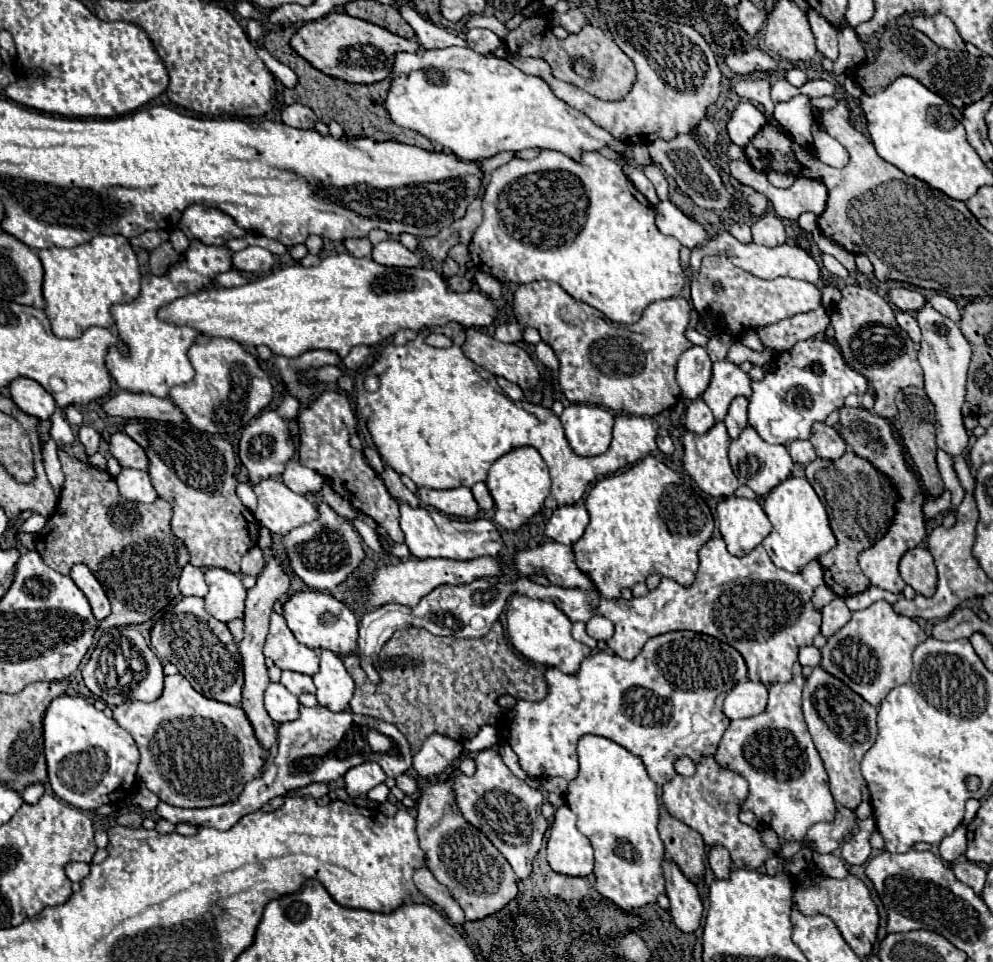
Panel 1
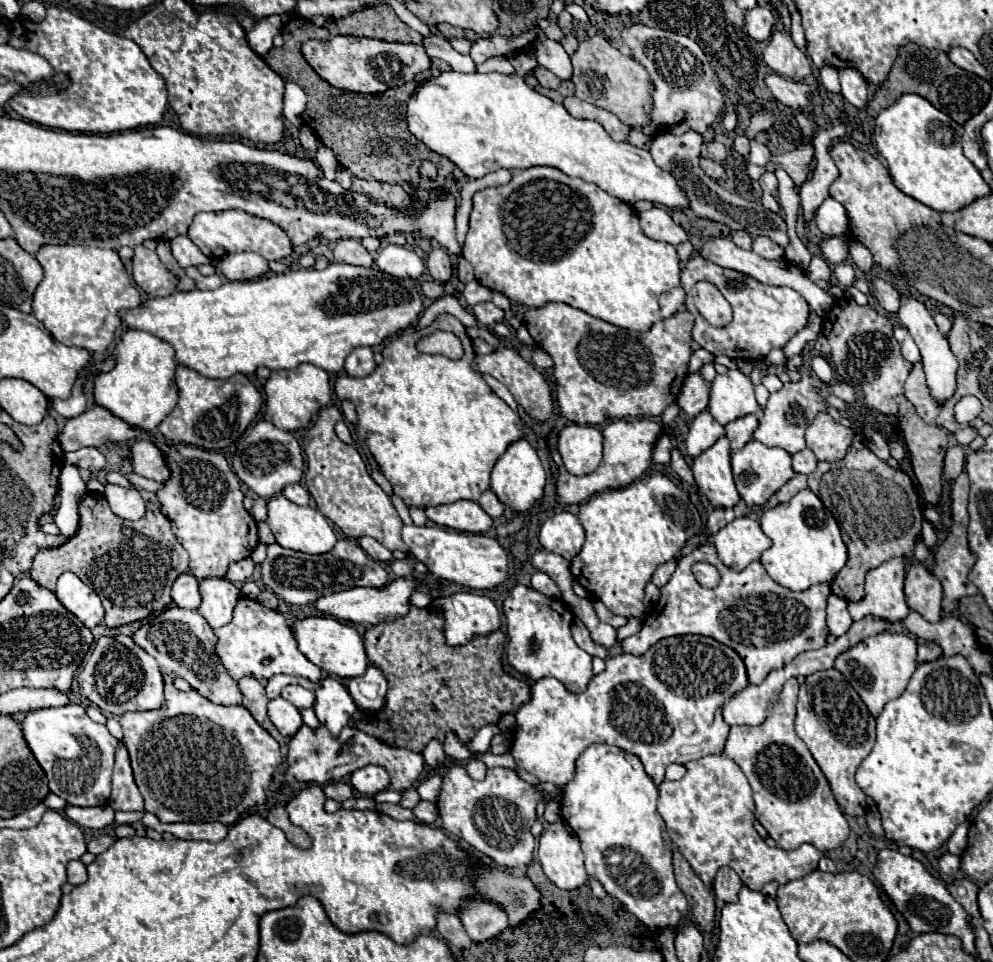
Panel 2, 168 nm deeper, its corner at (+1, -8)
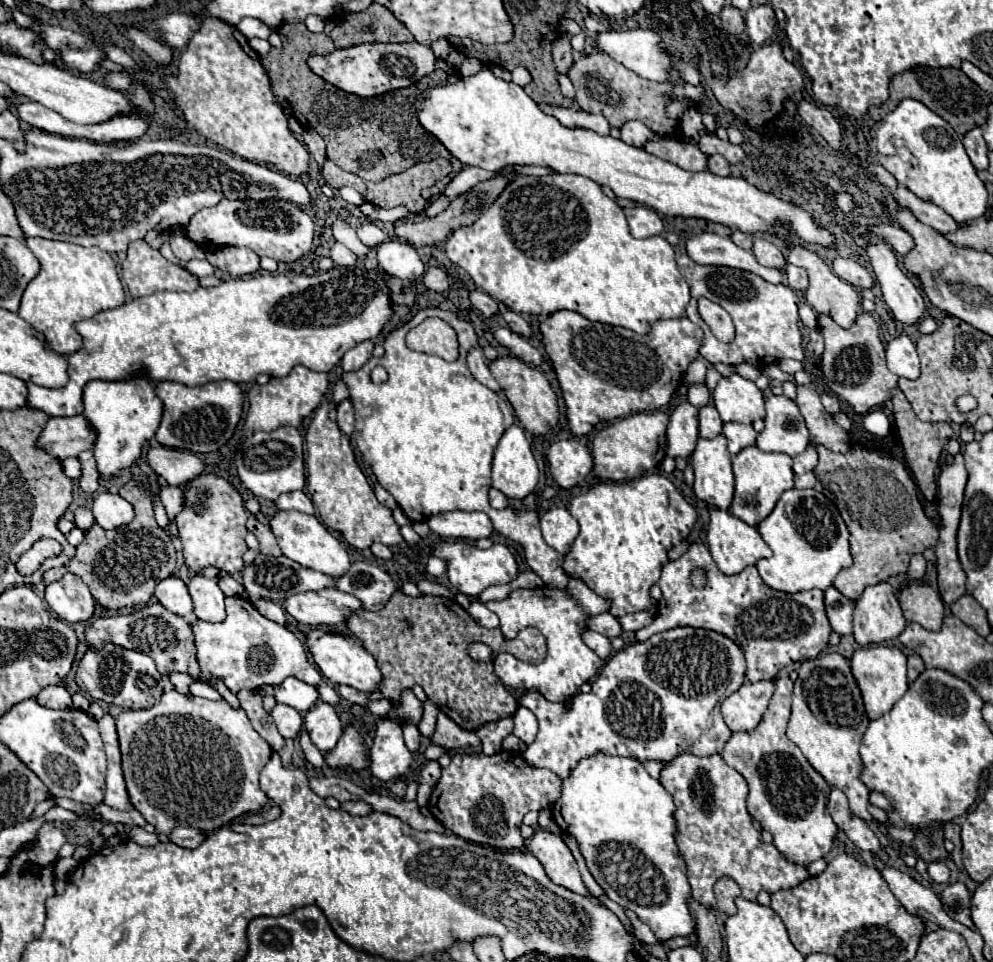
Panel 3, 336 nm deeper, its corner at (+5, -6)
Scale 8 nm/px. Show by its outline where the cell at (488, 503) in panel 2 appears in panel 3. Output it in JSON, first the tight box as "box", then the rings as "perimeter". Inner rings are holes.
{"box":[489,488,509,510],"perimeter":[[[495,488],[489,490],[489,502],[491,502],[491,506],[497,508],[497,510],[503,510],[503,508],[509,506],[509,504],[507,504],[507,496],[505,496],[501,490],[495,490]]]}

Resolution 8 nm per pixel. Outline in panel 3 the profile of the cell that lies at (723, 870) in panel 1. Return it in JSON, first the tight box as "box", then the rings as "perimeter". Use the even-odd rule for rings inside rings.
{"box":[715,878,741,916],"perimeter":[[[721,878],[717,884],[715,884],[715,898],[717,898],[717,908],[719,912],[731,916],[735,914],[735,898],[741,896],[741,890],[739,886],[731,880],[731,878]]]}

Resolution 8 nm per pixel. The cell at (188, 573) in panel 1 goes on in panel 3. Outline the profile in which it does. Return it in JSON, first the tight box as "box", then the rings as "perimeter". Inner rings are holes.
{"box":[155,576,193,618],"perimeter":[[[169,576],[163,582],[157,584],[155,588],[155,598],[159,600],[161,606],[171,610],[177,616],[183,618],[193,618],[193,606],[191,606],[191,596],[185,586],[185,582],[177,576]]]}

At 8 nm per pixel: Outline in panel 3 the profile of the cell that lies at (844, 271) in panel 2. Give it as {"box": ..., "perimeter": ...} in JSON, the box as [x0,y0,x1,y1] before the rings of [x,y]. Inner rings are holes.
{"box":[833,258,873,288],"perimeter":[[[835,258],[835,260],[833,260],[833,272],[835,272],[841,280],[845,280],[845,282],[857,286],[857,288],[871,288],[871,286],[873,286],[871,274],[869,274],[861,264],[857,264],[857,262],[853,262],[853,260]]]}

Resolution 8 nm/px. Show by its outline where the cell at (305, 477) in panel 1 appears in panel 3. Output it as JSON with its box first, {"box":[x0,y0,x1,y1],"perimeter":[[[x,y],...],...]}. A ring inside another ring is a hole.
{"box":[275,490,315,514],"perimeter":[[[301,490],[281,494],[275,500],[275,508],[277,510],[299,510],[303,514],[315,514],[315,506],[313,506],[311,498],[305,492],[301,492]]]}

